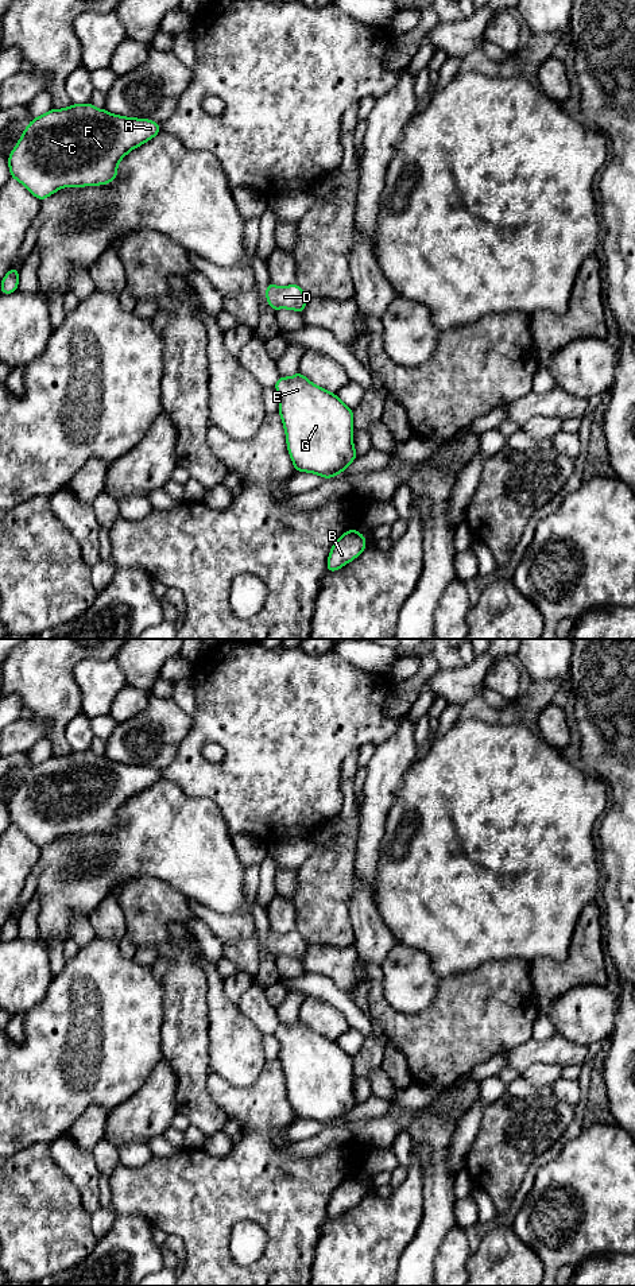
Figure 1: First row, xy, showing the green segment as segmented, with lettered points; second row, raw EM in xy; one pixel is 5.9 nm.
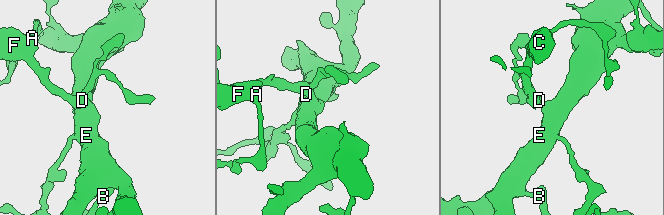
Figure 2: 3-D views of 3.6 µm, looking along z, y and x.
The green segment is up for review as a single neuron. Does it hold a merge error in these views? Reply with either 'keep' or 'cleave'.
keep

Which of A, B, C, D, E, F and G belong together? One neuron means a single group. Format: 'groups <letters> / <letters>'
groups A B C D E F G

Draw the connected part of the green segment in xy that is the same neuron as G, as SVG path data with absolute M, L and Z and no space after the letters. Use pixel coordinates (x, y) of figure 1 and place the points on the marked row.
M299 371L293 377L279 376L274 388L280 396L278 412L295 472L315 473L324 479L344 472L359 456L353 448L353 410L337 394L313 384Z

